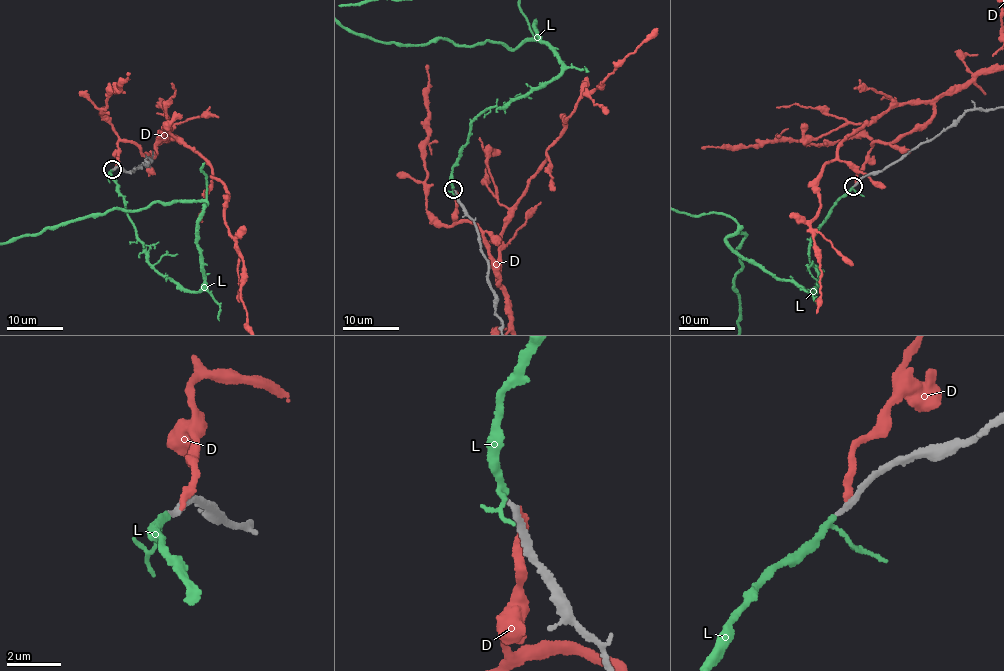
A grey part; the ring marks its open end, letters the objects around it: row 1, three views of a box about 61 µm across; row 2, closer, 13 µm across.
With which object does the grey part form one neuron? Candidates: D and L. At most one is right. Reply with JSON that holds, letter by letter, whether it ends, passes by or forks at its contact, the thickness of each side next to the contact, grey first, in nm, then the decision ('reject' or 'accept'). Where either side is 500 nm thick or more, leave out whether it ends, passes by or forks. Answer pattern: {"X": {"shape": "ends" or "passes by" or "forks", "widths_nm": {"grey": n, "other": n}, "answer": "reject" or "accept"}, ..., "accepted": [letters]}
{"D": {"shape": "ends", "widths_nm": {"grey": 320, "other": 300}, "answer": "reject"}, "L": {"shape": "passes by", "widths_nm": {"grey": 240, "other": 170}, "answer": "accept"}, "accepted": ["L"]}

